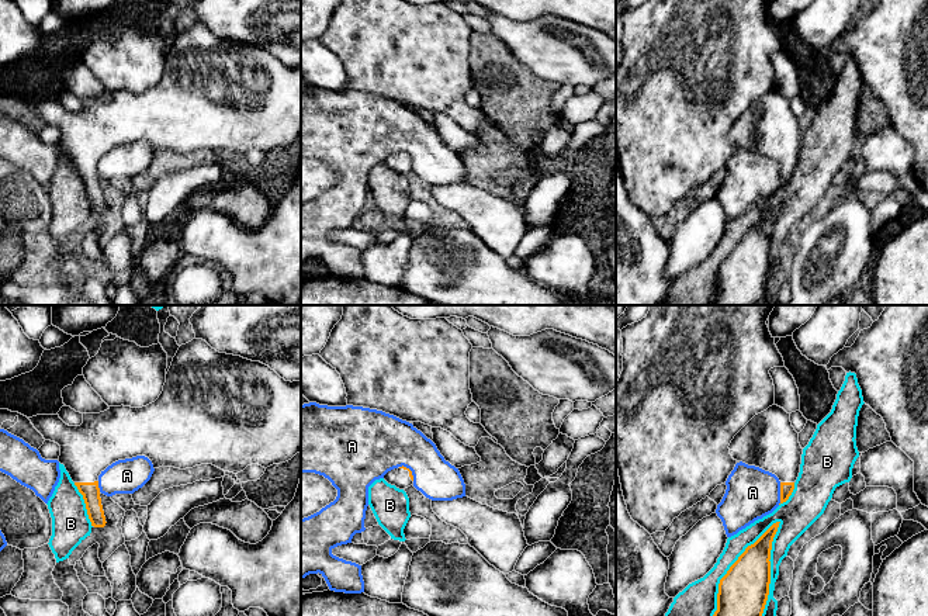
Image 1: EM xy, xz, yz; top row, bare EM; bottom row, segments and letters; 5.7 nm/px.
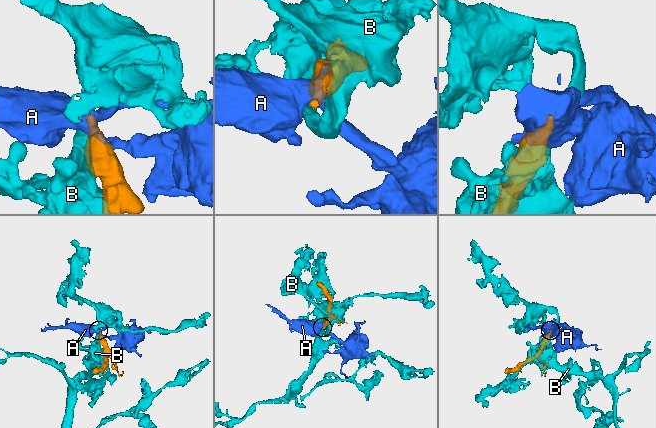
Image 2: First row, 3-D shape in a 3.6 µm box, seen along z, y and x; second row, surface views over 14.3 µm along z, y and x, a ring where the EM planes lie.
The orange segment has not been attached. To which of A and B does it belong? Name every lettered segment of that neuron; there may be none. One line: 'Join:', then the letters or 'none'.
Join: none

